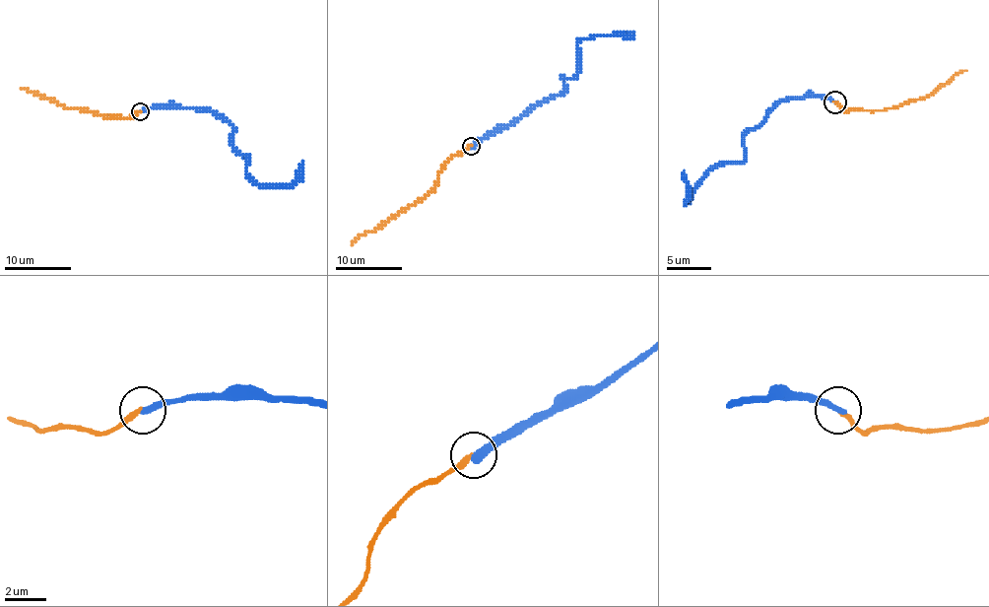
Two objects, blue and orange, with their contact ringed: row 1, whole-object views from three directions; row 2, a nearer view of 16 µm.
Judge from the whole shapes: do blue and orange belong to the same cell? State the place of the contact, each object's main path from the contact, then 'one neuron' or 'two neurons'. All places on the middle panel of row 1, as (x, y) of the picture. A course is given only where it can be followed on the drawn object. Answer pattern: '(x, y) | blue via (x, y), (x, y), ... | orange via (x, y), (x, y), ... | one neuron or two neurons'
(471, 146) | blue via (470, 146), (508, 127), (563, 90), (563, 78), (574, 76), (578, 44), (586, 37), (632, 33) | orange via (470, 146), (457, 153), (440, 170), (437, 184), (421, 199), (351, 242) | two neurons

